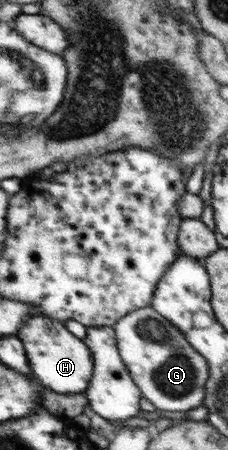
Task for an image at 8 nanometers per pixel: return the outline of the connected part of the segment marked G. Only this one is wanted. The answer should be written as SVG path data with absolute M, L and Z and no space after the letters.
M146 306L120 318L114 328L121 357L133 381L156 409L186 413L204 405L205 383L211 378L209 361L168 318Z

